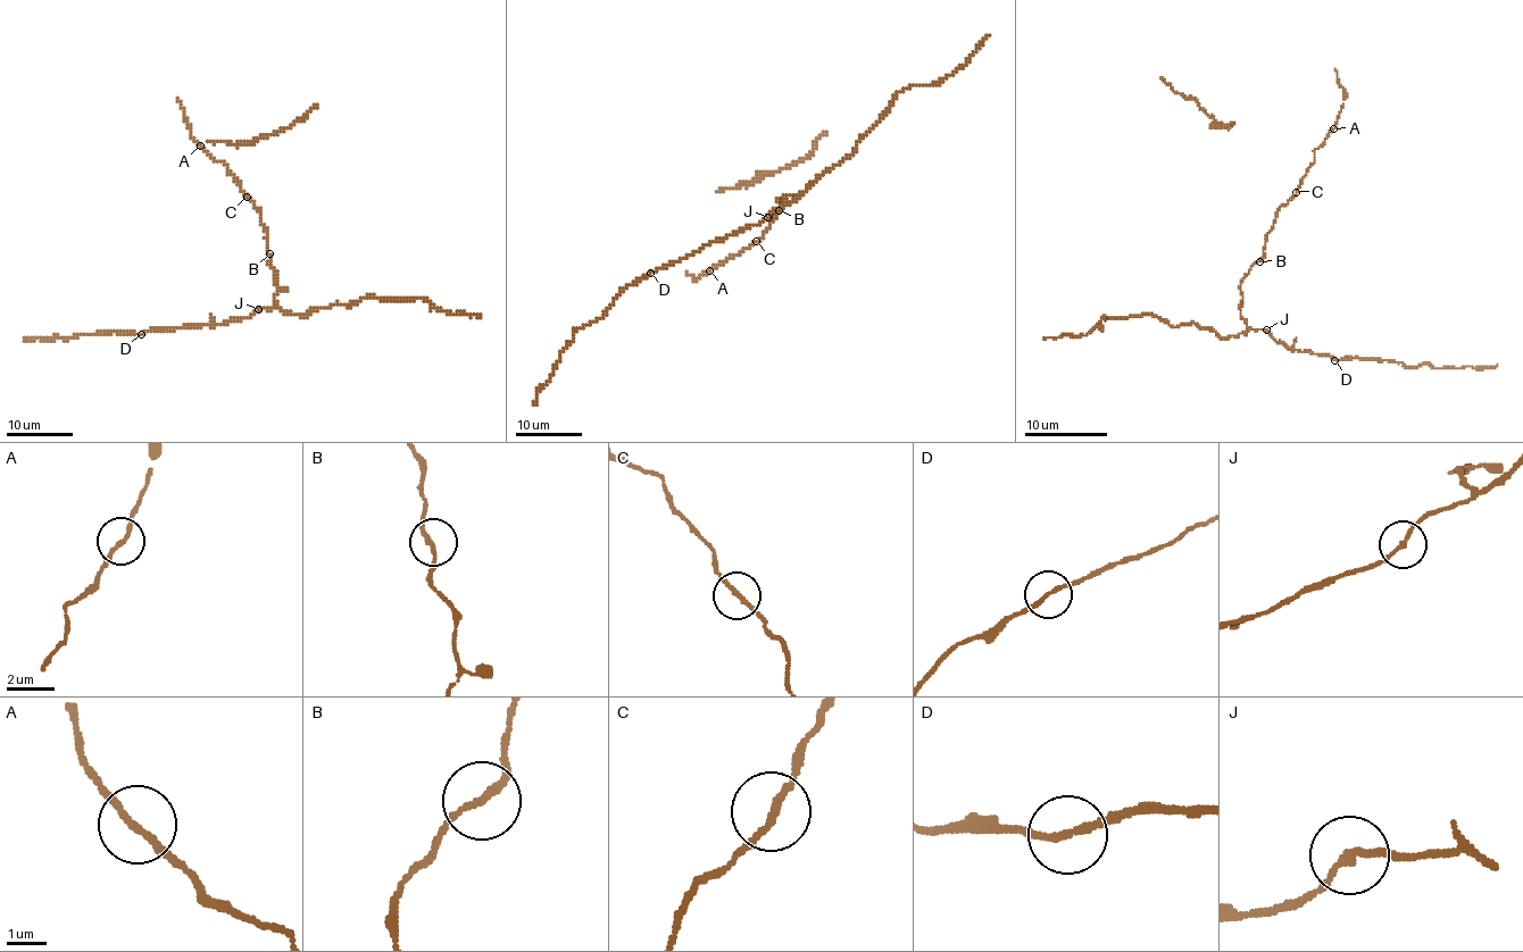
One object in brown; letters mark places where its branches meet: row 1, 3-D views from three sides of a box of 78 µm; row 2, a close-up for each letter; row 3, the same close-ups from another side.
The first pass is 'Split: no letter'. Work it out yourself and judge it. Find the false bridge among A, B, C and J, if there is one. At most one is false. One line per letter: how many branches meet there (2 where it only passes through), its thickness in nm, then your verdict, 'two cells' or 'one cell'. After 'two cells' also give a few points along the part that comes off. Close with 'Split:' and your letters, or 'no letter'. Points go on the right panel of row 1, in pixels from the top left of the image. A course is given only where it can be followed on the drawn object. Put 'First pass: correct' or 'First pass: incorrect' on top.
First pass: correct
A: branches 2; calibre 170 nm; one cell
B: branches 2; calibre 170 nm; one cell
C: branches 2; calibre 170 nm; one cell
J: branches 2; calibre 170 nm; one cell
Split: no letter

